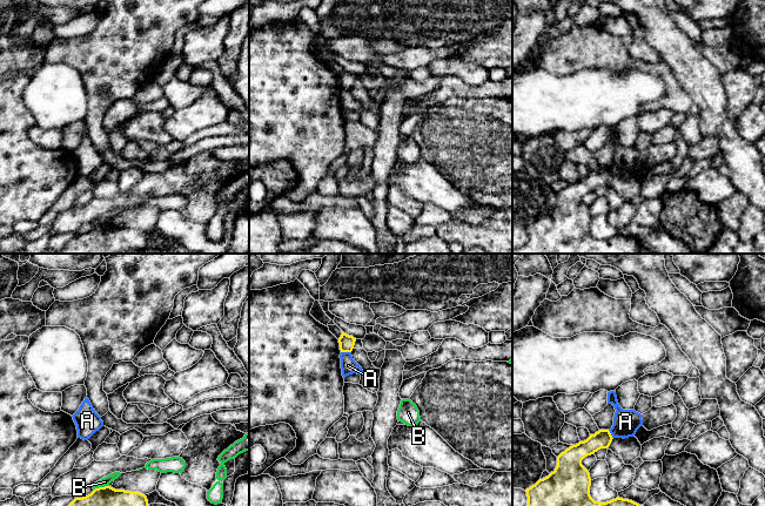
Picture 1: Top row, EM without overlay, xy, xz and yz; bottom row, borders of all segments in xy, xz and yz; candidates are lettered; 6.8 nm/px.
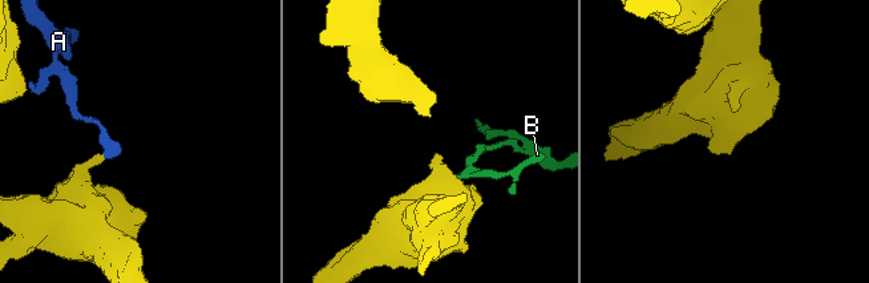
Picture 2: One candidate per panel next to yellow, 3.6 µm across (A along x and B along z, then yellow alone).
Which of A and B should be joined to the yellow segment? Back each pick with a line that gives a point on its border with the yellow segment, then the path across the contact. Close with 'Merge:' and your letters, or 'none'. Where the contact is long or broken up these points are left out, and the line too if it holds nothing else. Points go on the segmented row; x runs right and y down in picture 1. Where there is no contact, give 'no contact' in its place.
Merge: none

